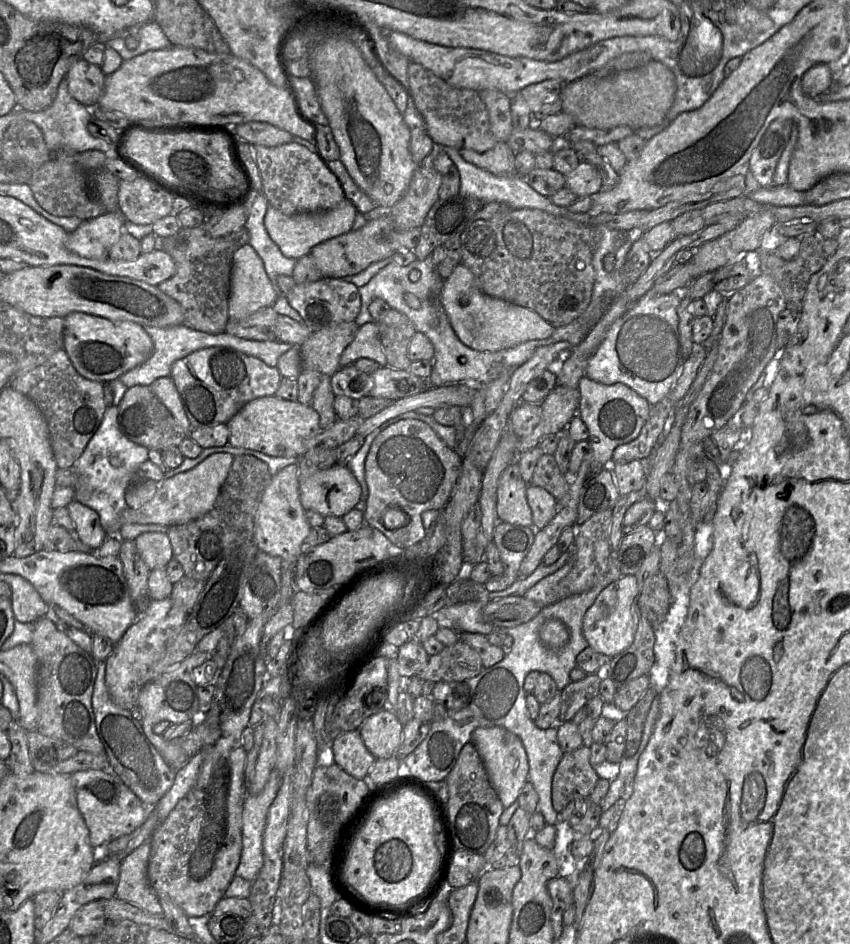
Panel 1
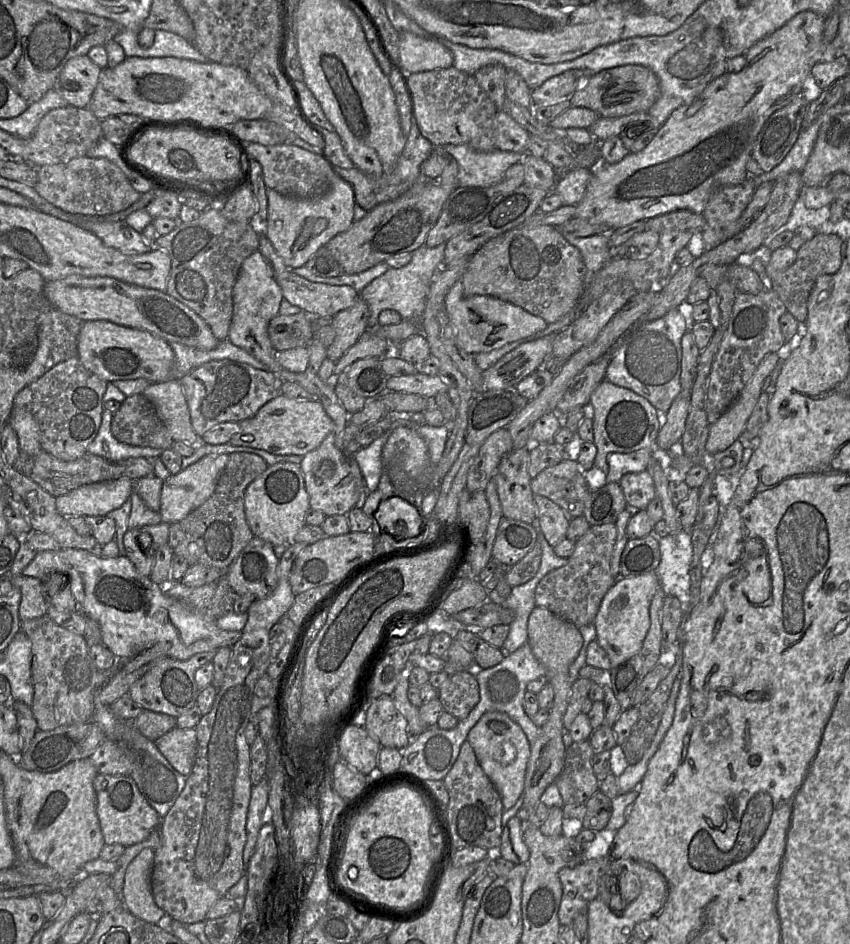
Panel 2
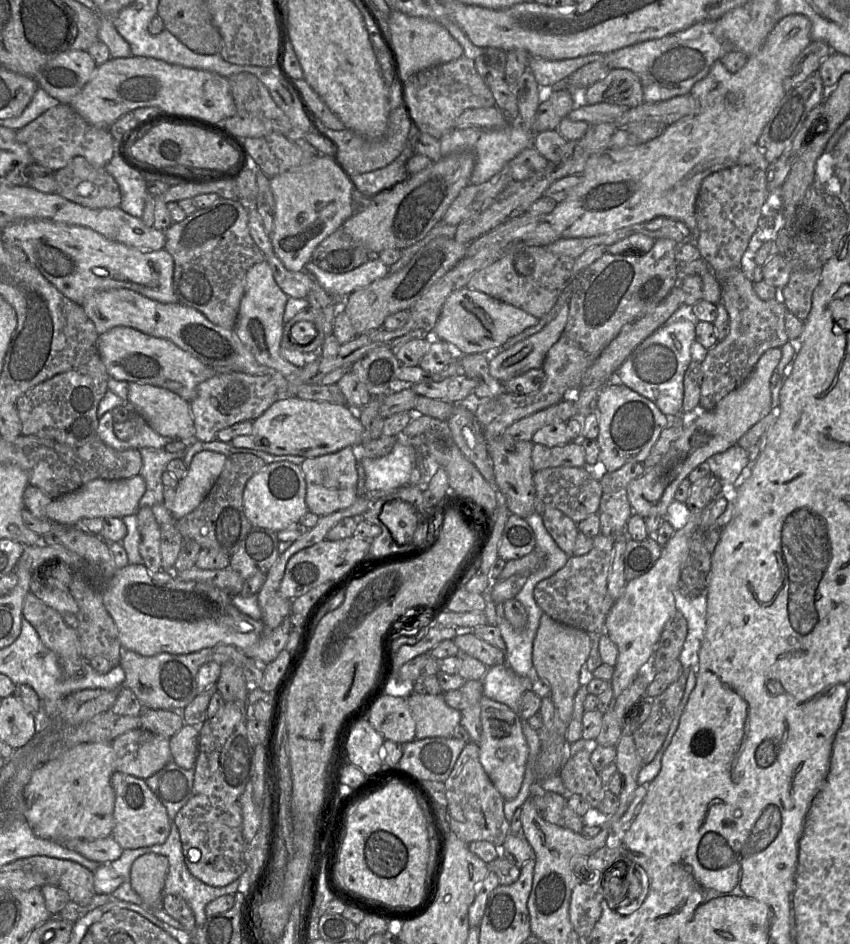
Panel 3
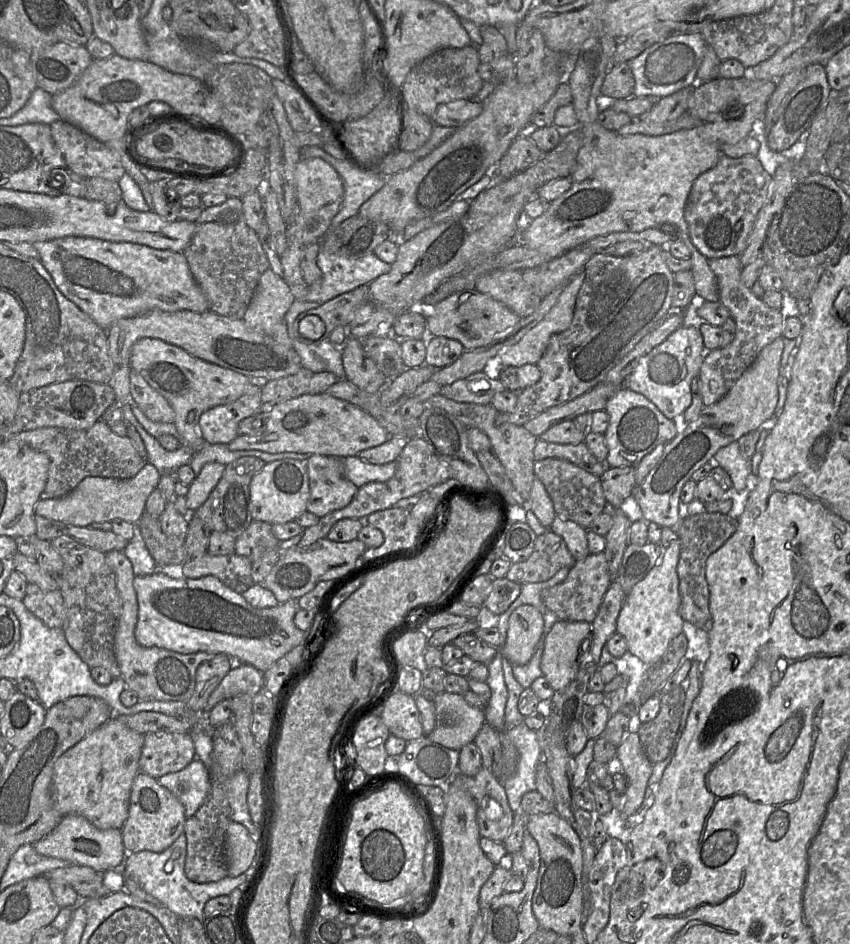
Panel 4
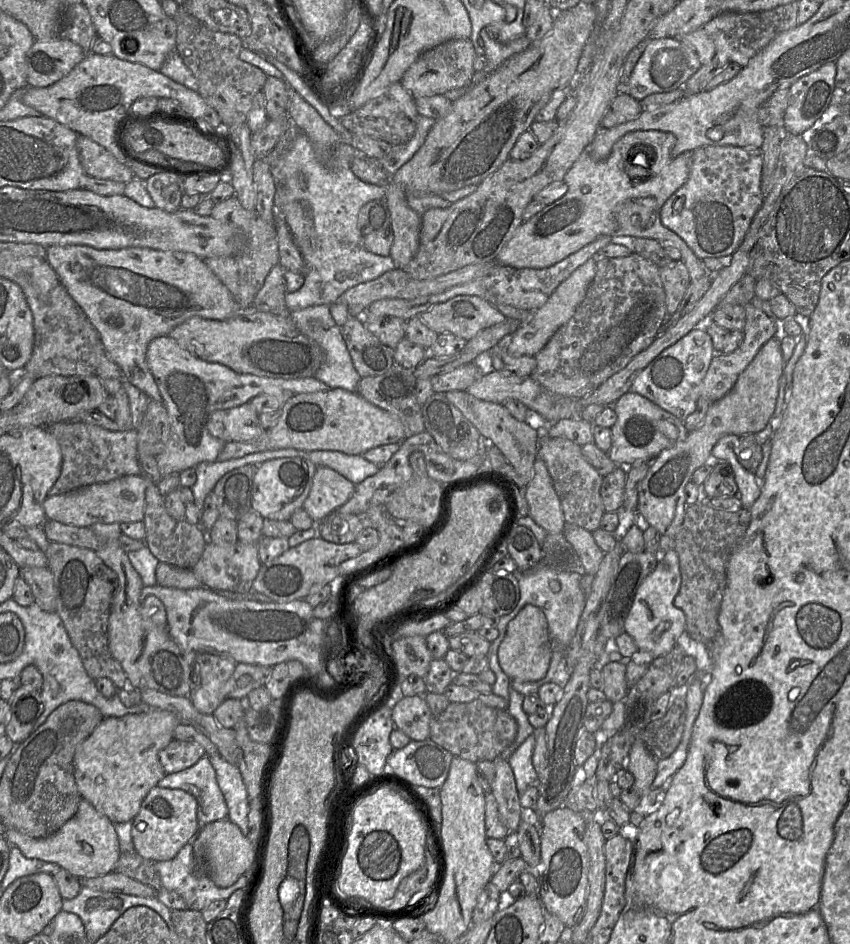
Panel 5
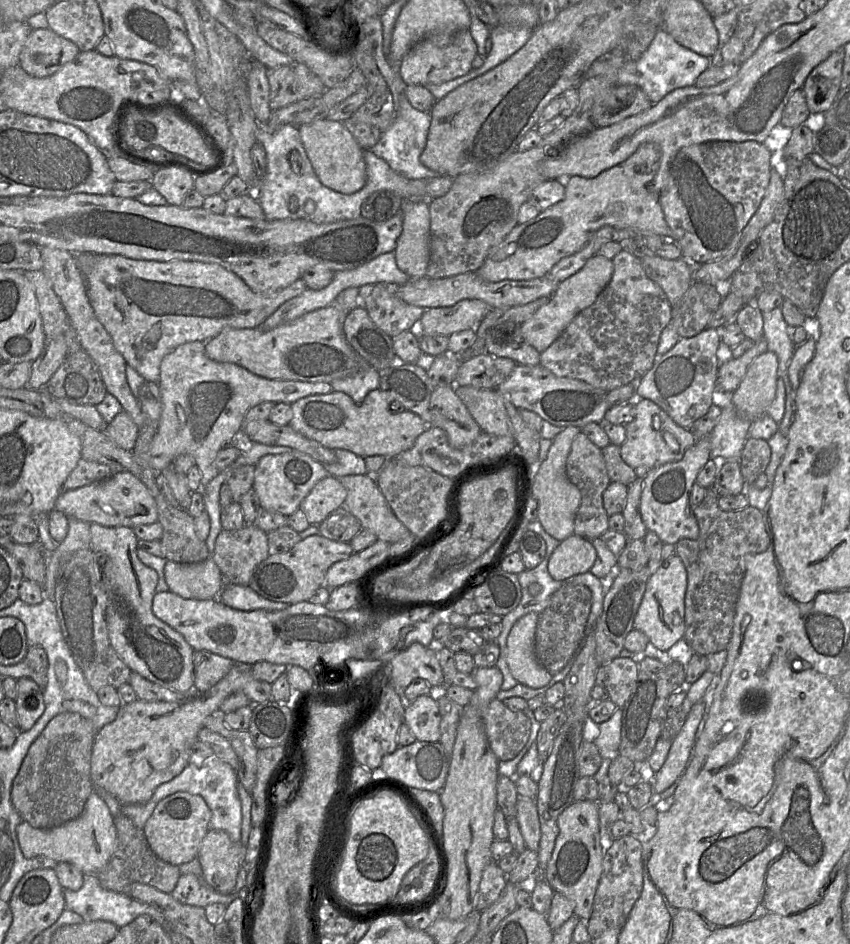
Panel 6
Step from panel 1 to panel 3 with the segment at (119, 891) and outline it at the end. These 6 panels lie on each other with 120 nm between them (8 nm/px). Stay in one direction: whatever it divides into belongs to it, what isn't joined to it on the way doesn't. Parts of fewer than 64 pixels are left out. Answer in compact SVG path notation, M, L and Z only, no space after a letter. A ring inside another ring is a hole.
M148 853L138 857L131 866L130 882L147 909L163 908L163 888L169 863L165 856Z

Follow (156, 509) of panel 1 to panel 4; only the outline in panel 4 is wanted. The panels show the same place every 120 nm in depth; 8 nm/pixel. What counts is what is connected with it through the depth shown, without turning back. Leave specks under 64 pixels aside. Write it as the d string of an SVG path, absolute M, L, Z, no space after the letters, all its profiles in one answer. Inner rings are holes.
M210 462L203 466L198 476L189 485L186 498L186 506L189 510L195 511L207 500L212 490L218 484L225 465L217 462Z

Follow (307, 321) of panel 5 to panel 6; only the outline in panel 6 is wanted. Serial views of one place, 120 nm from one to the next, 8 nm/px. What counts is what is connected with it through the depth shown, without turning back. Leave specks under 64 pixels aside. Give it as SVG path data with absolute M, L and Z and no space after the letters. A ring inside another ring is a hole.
M358 356L358 362L357 373L330 382L333 391L344 392L355 403L361 403L370 391L379 389L380 379L380 372L372 368L362 357Z

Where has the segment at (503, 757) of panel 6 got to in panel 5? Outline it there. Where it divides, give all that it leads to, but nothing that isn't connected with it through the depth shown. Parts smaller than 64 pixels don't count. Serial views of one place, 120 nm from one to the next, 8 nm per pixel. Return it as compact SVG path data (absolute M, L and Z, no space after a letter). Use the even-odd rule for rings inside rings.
M475 699L471 702L450 702L440 715L432 715L430 739L449 751L454 757L478 762L493 761L515 740L516 720L505 710L489 707Z

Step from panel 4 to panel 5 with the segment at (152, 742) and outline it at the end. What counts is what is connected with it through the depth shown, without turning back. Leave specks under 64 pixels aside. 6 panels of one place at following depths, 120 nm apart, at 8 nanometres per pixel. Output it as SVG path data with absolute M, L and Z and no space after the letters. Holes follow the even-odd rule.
M173 739L159 752L159 760L166 775L190 768L204 756L206 753L198 743L177 739Z

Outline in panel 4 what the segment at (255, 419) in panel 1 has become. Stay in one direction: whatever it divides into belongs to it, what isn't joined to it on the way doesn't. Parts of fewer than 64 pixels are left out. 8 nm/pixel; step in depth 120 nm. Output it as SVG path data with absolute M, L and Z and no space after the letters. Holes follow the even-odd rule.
M326 392L306 393L266 409L269 417L265 431L256 436L237 436L227 445L229 450L260 450L270 454L297 452L344 458L379 446L390 437L370 414Z

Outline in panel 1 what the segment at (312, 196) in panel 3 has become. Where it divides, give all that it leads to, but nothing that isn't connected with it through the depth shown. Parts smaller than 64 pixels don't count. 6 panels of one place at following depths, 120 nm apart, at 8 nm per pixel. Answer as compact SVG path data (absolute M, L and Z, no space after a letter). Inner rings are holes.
M346 198L335 208L316 213L286 215L276 208L268 206L264 224L270 238L281 252L288 258L298 260L308 255L316 245L350 232L357 213L354 204Z

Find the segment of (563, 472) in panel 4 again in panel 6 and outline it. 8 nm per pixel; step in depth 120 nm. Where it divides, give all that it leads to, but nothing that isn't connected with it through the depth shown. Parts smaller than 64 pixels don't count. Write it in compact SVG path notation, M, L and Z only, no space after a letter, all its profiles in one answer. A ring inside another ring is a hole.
M581 431L573 439L566 461L566 473L569 480L579 489L581 501L574 520L574 534L588 540L600 538L608 527L608 515L603 506L603 493L610 478L607 473L602 450Z

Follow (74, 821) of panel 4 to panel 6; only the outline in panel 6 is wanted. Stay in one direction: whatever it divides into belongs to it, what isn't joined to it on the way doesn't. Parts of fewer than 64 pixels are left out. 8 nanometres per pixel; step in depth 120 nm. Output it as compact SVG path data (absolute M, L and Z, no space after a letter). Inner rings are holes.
M93 791L77 819L52 829L34 828L22 821L16 827L16 834L25 858L46 857L57 863L70 863L83 874L97 875L105 868L116 848L117 831L113 819L105 802Z

